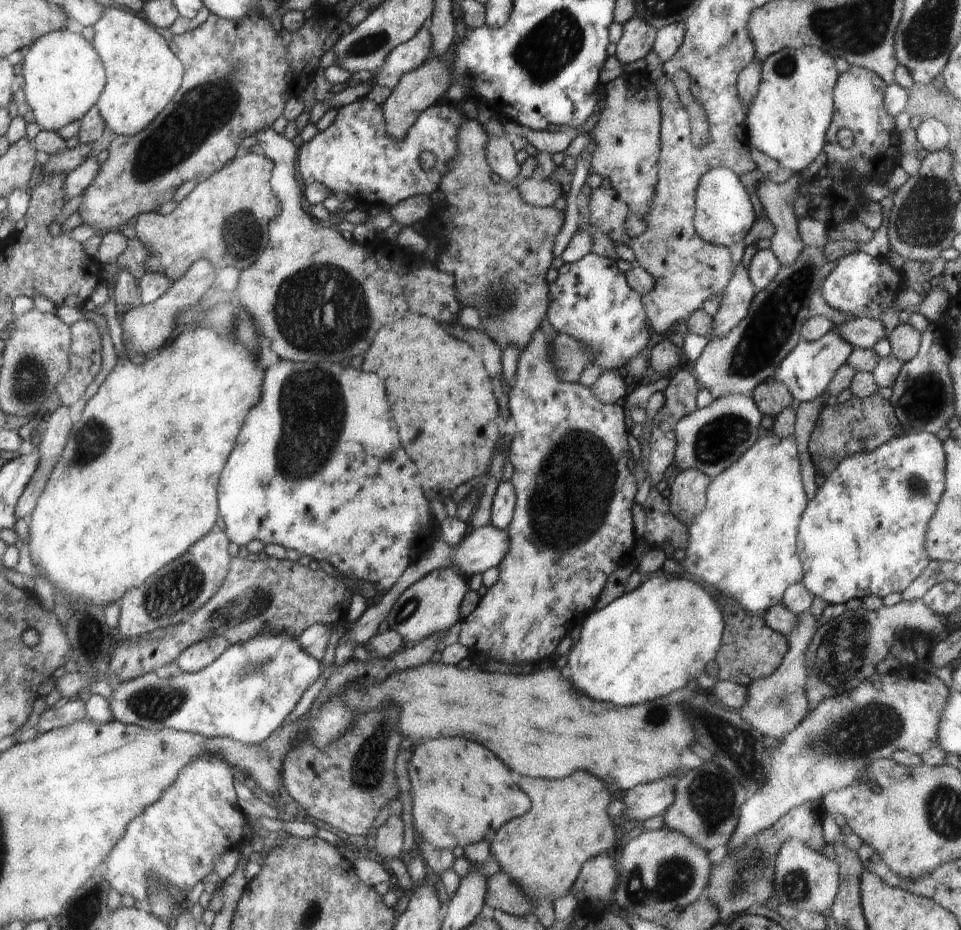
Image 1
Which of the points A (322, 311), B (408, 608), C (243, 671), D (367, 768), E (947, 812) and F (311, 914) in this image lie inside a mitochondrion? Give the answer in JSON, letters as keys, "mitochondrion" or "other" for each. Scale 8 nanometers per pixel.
{"A":"mitochondrion","B":"mitochondrion","C":"mitochondrion","D":"mitochondrion","E":"mitochondrion","F":"mitochondrion"}

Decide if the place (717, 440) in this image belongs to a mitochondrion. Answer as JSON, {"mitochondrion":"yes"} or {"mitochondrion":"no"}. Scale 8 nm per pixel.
{"mitochondrion":"yes"}

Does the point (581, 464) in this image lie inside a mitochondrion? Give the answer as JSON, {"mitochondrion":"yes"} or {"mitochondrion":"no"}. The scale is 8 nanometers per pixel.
{"mitochondrion":"yes"}

